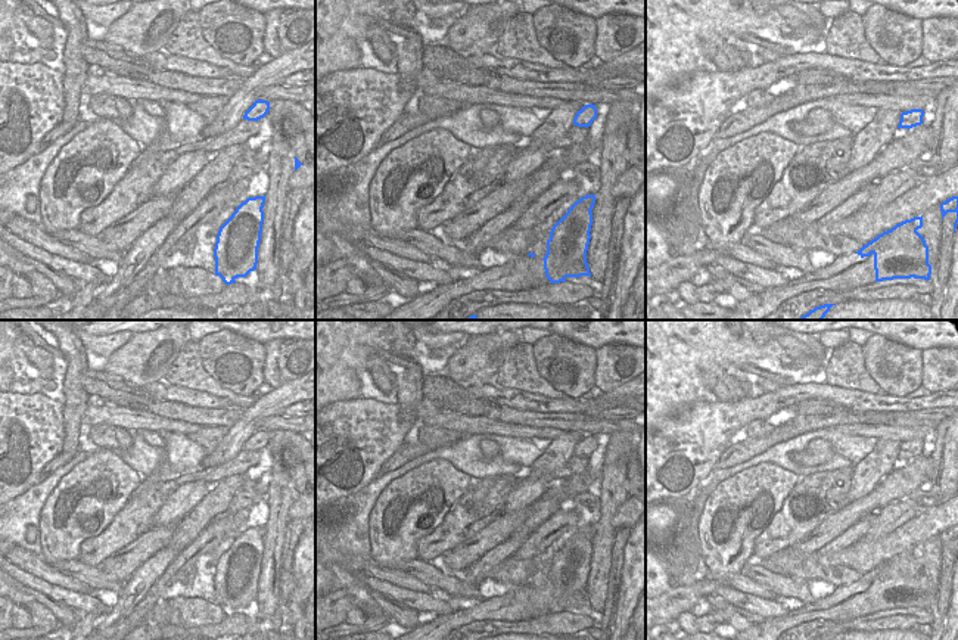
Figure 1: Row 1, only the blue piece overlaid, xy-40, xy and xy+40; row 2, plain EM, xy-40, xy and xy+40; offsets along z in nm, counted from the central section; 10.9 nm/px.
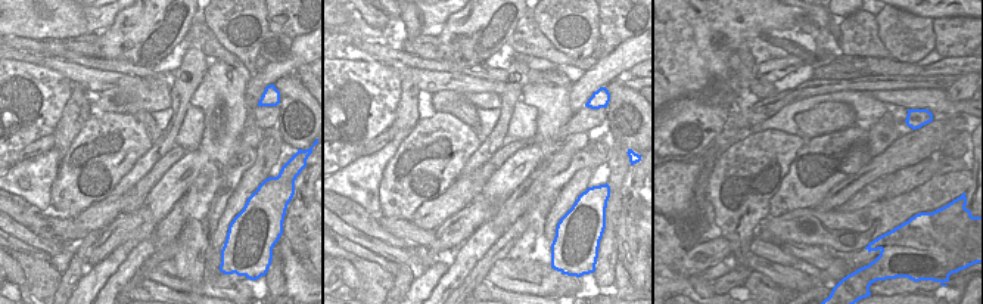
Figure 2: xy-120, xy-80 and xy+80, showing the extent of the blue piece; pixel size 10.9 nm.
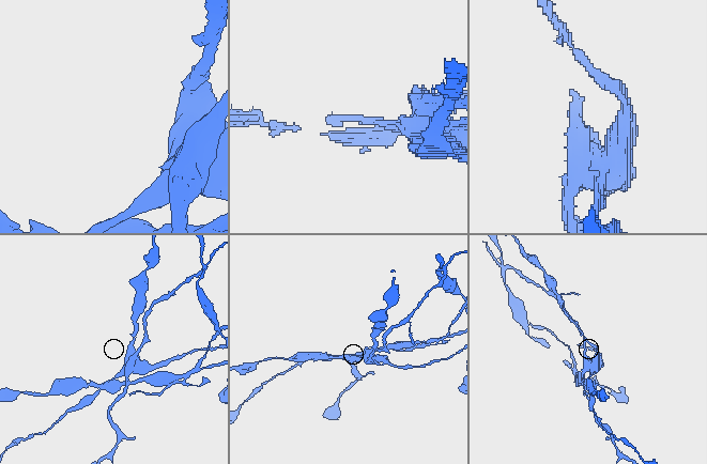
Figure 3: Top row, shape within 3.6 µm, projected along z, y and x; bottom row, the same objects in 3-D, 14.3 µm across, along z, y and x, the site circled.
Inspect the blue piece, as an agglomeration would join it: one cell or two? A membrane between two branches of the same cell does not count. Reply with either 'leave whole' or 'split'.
split

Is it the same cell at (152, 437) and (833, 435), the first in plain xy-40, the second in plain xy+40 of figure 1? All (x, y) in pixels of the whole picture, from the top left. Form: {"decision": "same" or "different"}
{"decision": "different"}

